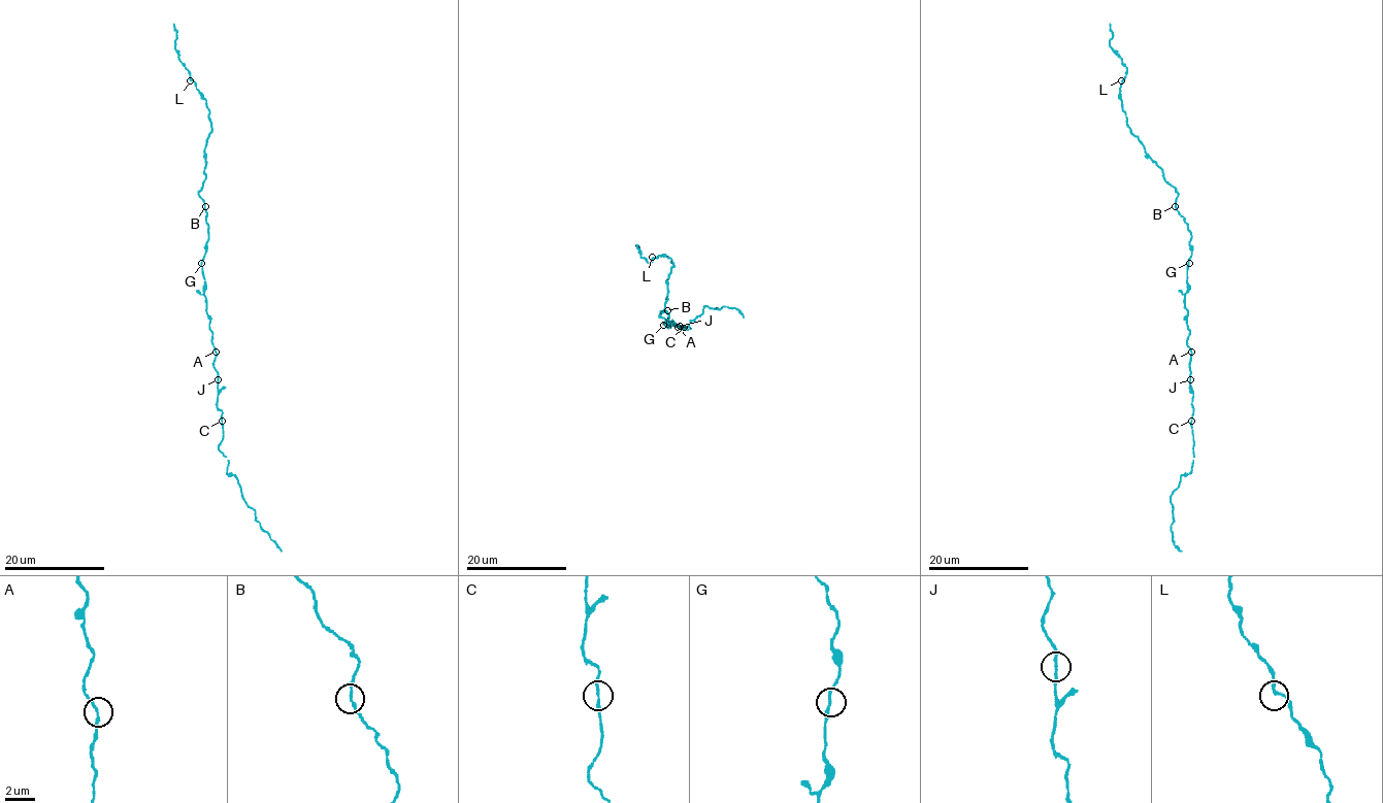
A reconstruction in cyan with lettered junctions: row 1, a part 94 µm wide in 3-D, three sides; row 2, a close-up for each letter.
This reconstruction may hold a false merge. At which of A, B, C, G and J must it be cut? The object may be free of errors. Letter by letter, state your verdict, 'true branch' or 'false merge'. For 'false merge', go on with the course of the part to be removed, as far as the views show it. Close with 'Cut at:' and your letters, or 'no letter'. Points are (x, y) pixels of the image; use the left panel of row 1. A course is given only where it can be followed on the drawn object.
A: true branch
B: true branch
C: true branch
G: true branch
J: true branch
Cut at: no letter

